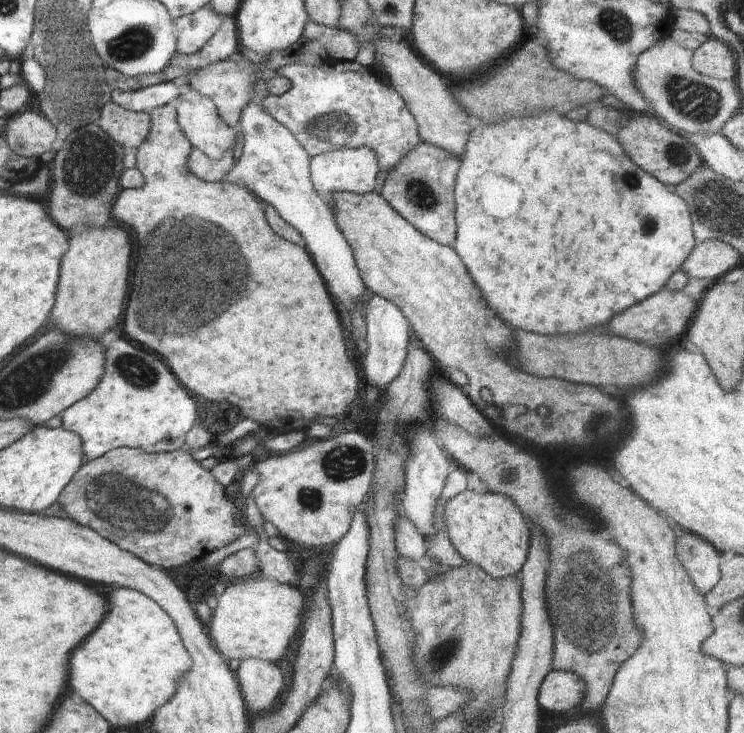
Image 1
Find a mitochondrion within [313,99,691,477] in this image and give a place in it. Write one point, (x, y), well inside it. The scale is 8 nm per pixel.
(419, 195)

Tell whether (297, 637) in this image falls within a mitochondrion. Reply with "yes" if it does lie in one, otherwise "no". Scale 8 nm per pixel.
no

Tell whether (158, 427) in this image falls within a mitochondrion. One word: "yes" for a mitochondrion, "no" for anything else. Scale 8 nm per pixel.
no

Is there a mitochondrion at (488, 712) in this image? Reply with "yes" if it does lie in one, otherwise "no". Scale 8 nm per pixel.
no

